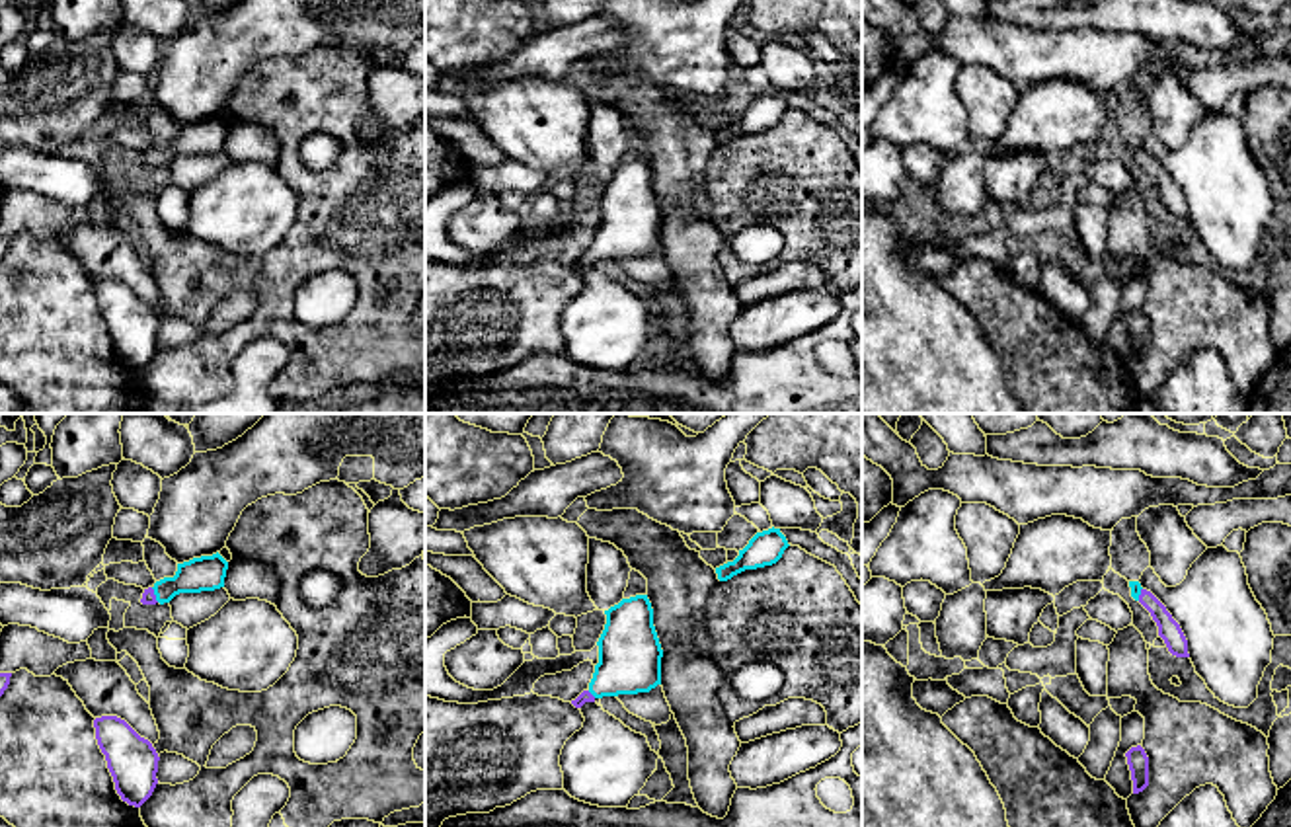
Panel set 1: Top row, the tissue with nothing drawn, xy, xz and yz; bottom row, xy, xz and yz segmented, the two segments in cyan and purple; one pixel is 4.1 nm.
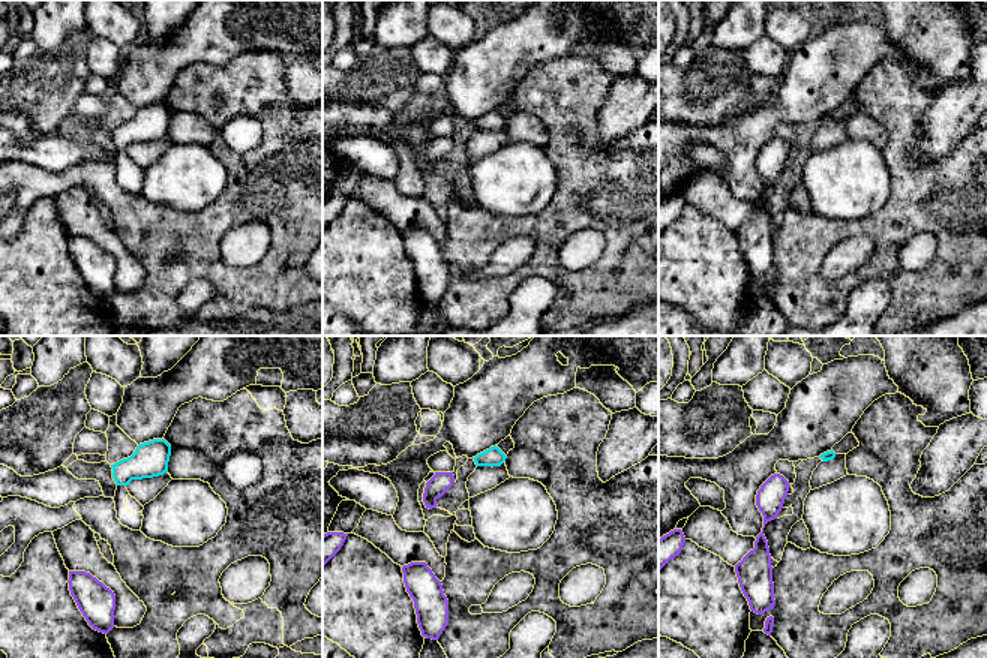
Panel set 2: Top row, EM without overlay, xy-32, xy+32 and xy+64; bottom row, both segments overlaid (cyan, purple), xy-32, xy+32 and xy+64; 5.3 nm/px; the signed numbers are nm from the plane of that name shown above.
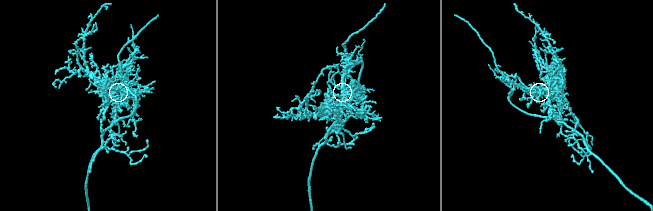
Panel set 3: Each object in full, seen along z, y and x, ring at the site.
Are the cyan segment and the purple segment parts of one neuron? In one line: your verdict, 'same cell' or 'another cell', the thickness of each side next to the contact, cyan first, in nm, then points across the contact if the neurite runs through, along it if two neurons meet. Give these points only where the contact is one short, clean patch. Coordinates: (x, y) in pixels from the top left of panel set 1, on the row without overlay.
same cell; 260 nm thick on the cyan side, 50 nm on the other; runs through xz (630, 217), (591, 256), (586, 260)

